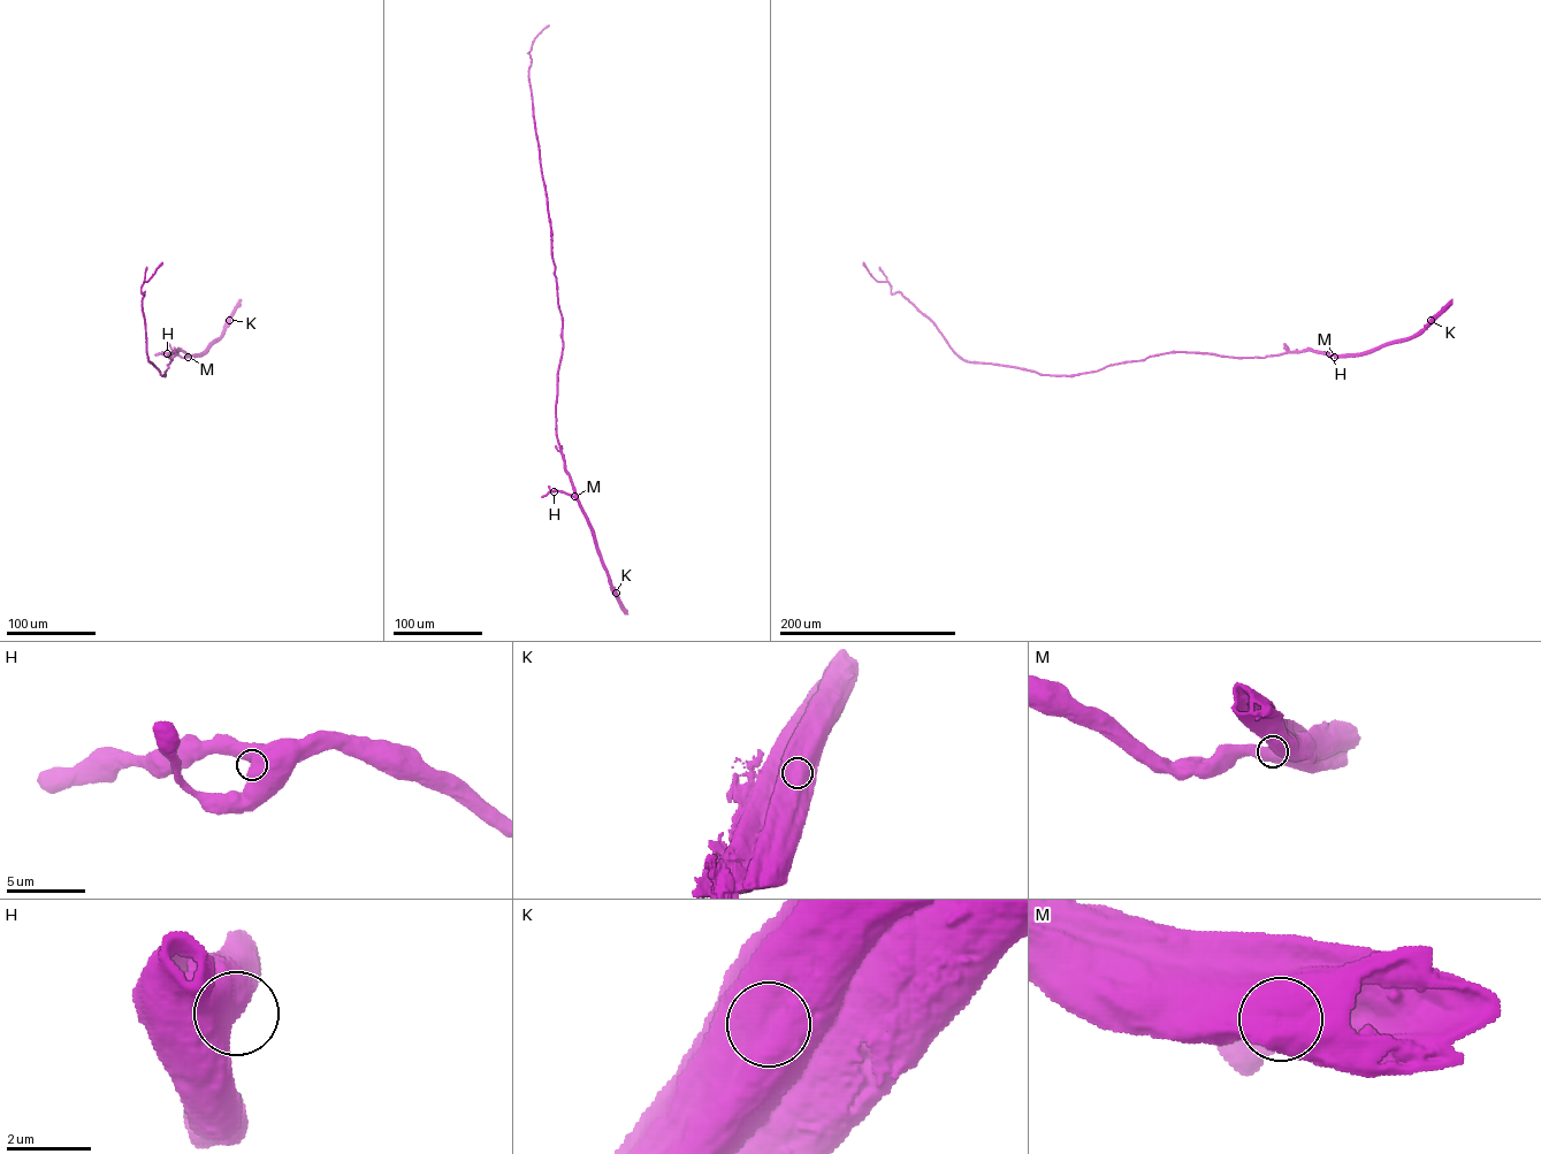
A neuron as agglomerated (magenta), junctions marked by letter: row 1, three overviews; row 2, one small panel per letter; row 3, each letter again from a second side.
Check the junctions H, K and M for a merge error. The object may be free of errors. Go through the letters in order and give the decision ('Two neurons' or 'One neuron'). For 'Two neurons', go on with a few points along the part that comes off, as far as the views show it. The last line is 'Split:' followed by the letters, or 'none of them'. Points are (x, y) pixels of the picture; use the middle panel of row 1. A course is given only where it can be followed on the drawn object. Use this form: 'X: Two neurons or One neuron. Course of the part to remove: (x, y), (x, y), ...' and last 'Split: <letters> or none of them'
H: One neuron
K: Two neurons. Course of the part to remove: (616, 593), (626, 613)
M: One neuron
Split: K

